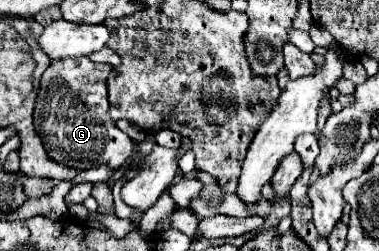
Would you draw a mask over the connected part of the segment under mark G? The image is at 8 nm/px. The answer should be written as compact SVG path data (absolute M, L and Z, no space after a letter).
M80 56L80 58L52 60L46 72L42 74L40 92L34 108L34 128L42 138L44 148L52 160L58 160L60 164L66 164L78 170L92 168L104 162L112 168L112 172L116 172L134 154L134 142L122 130L116 128L114 120L108 114L108 82L106 80L110 72L112 72L110 64L96 64L90 58Z

